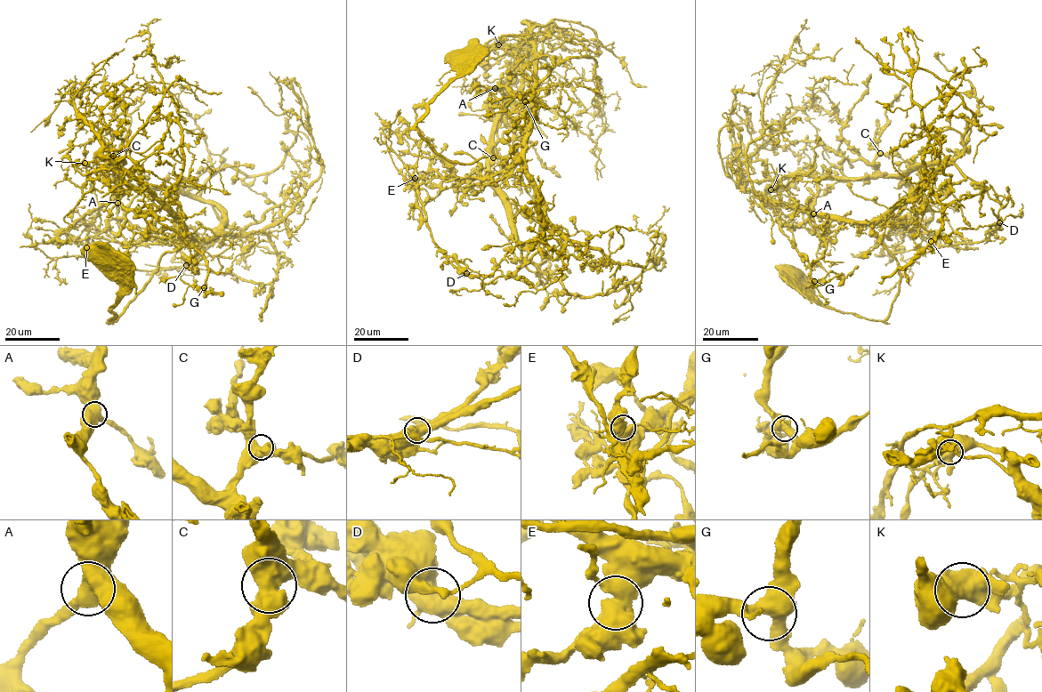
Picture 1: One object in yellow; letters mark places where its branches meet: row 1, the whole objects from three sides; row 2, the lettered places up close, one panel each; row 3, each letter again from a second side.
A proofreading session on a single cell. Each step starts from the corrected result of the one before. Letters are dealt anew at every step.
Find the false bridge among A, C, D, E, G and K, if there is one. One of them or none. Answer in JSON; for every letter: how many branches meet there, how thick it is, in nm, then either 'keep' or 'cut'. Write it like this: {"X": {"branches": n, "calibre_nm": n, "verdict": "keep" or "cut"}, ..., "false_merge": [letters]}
{"A": {"branches": 3, "calibre_nm": 600, "verdict": "keep"}, "C": {"branches": 3, "calibre_nm": 550, "verdict": "keep"}, "D": {"branches": 3, "calibre_nm": 600, "verdict": "cut"}, "E": {"branches": 3, "calibre_nm": 600, "verdict": "keep"}, "G": {"branches": 3, "calibre_nm": 550, "verdict": "keep"}, "K": {"branches": 3, "calibre_nm": 650, "verdict": "keep"}, "false_merge": ["D"]}

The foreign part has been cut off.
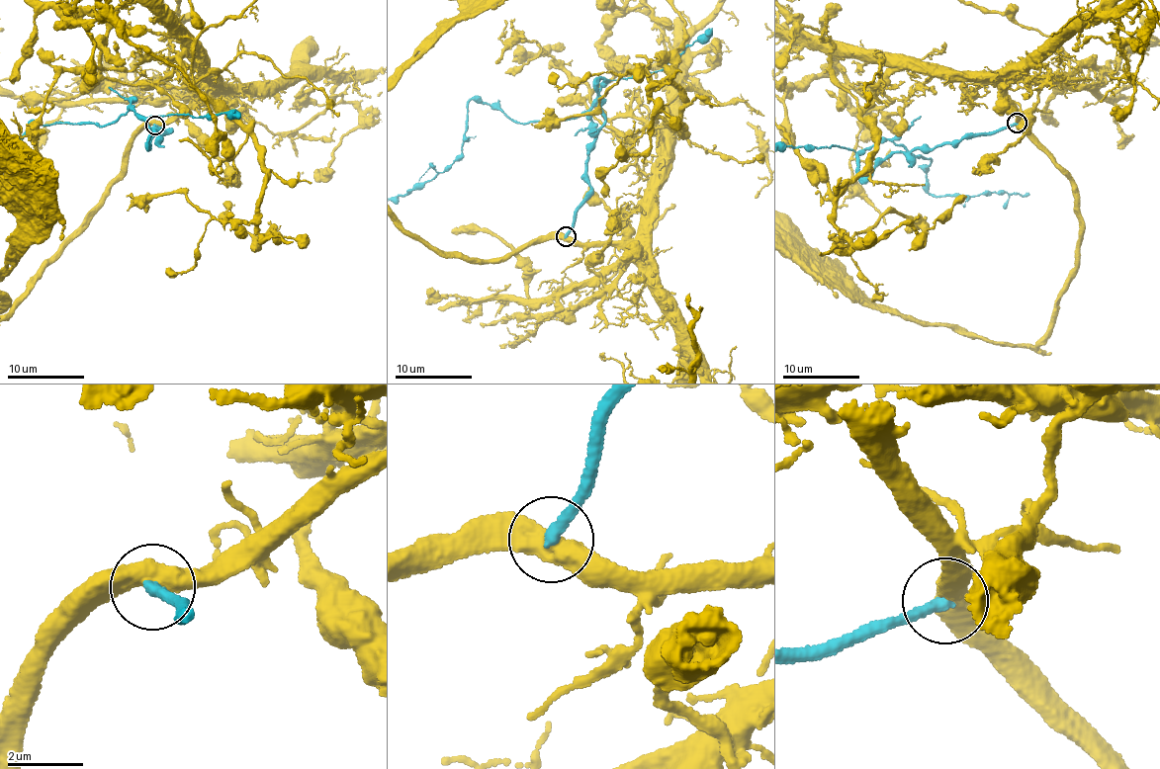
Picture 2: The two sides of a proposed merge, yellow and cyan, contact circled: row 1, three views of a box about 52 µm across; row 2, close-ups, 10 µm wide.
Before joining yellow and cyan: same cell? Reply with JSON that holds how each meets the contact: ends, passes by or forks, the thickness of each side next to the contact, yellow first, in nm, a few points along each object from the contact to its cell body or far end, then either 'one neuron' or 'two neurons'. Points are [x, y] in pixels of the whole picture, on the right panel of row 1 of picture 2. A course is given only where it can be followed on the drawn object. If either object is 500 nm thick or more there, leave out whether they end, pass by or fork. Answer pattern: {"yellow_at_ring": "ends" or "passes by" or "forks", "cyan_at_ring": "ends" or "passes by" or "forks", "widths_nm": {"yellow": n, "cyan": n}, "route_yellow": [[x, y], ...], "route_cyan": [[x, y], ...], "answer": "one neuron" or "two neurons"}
{"widths_nm": {"yellow": 550, "cyan": 340}, "answer": "two neurons"}

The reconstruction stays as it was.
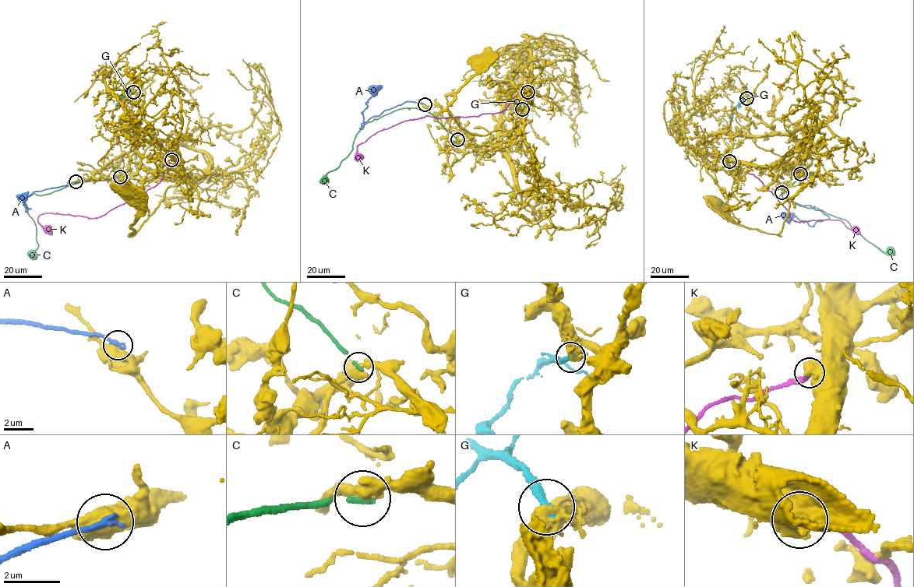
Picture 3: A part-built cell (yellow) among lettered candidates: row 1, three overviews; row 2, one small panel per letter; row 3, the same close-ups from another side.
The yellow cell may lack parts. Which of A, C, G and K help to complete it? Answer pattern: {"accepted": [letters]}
{"accepted": []}

